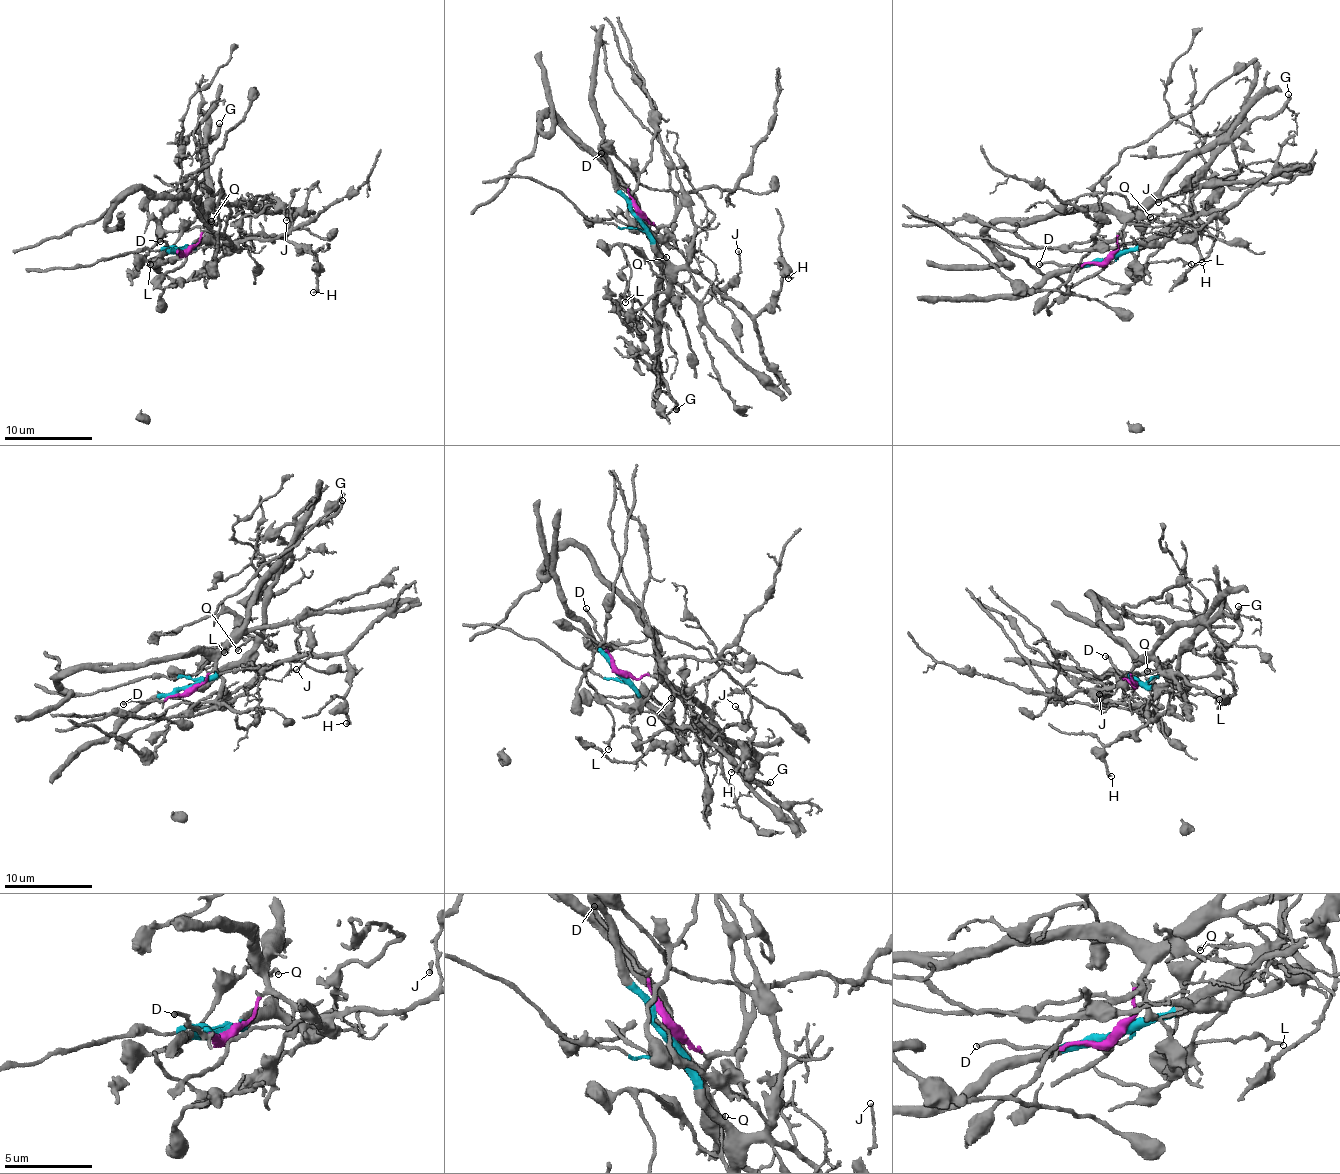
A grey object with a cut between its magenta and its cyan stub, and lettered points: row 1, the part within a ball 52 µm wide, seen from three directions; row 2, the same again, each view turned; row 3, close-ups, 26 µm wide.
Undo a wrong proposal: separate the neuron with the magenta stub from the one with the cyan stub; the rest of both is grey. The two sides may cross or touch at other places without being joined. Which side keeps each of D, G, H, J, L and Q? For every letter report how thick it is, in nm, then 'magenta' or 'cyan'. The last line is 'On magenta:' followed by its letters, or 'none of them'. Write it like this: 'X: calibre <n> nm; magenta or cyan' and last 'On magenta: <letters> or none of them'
D: calibre 200 nm; magenta
G: calibre 300 nm; cyan
H: calibre 220 nm; cyan
J: calibre 110 nm; magenta
L: calibre 220 nm; cyan
Q: calibre 170 nm; cyan
On magenta: D, J

